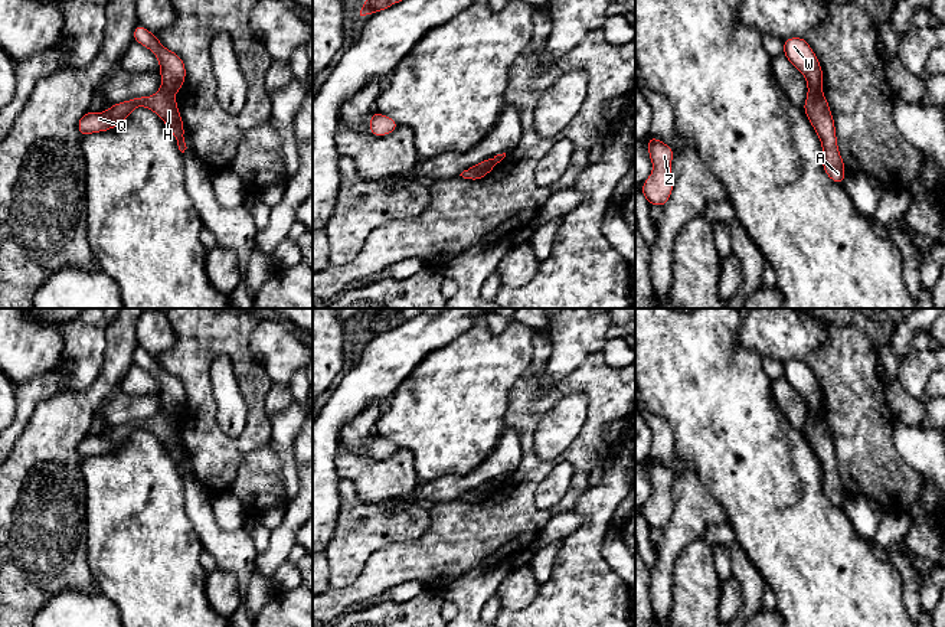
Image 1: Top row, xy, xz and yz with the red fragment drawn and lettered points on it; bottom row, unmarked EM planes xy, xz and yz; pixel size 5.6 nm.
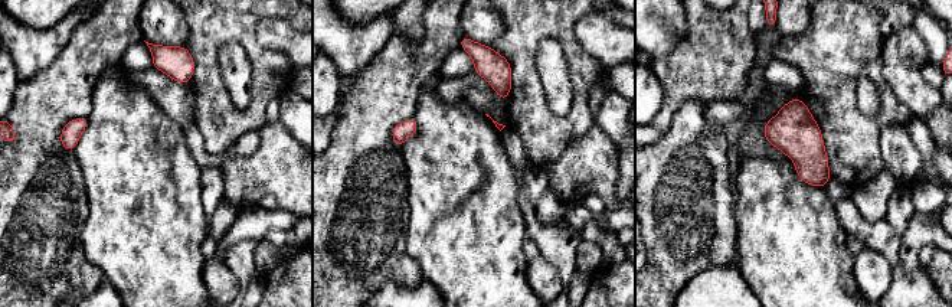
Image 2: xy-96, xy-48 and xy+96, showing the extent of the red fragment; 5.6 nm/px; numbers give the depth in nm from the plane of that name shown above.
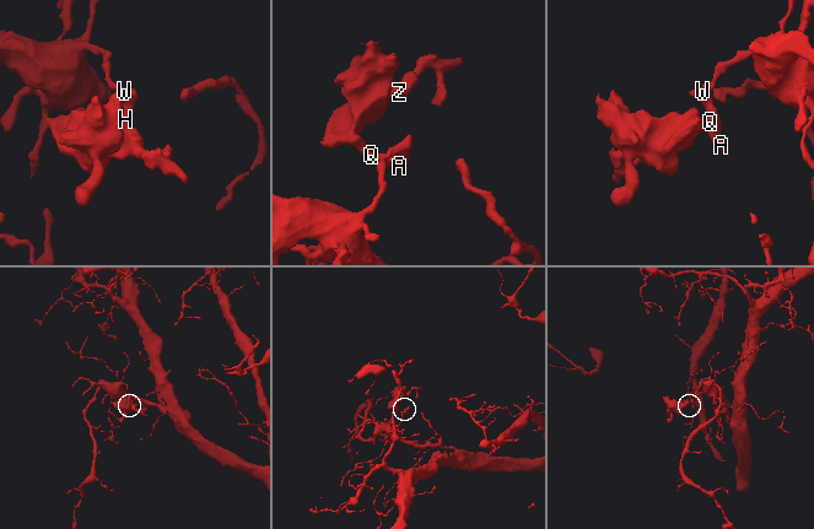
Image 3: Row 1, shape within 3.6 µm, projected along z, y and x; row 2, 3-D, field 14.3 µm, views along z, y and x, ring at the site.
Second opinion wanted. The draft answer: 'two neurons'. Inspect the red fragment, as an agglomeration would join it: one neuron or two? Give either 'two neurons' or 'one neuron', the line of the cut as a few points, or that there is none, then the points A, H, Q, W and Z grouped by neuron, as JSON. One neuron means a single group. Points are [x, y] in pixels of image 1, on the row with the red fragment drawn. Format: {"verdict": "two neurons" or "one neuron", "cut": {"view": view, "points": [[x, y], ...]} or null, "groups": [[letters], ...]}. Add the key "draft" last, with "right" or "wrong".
{"verdict": "two neurons", "cut": {"view": "yz", "points": [[820, 87], [808, 92]]}, "groups": [["A", "H", "Q", "Z"], ["W"]], "draft": "right"}

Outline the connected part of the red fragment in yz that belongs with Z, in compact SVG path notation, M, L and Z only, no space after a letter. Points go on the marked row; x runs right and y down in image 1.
M648 137L648 154L654 166L650 177L642 183L641 193L650 205L664 206L673 192L673 174L670 163L674 159L674 151L661 140Z

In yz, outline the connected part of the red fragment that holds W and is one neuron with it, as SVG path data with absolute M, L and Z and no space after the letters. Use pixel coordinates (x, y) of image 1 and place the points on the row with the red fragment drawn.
M804 37L784 39L785 58L805 76L807 88L818 91L823 86L823 68Z

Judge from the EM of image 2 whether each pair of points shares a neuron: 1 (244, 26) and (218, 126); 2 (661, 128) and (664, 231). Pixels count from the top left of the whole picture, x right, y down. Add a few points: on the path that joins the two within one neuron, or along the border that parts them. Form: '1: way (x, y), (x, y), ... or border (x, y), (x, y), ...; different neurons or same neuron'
1: way (215, 41), (209, 46), (209, 90), (212, 97); same neuron
2: border (679, 108), (673, 116), (670, 127), (650, 144); different neurons

